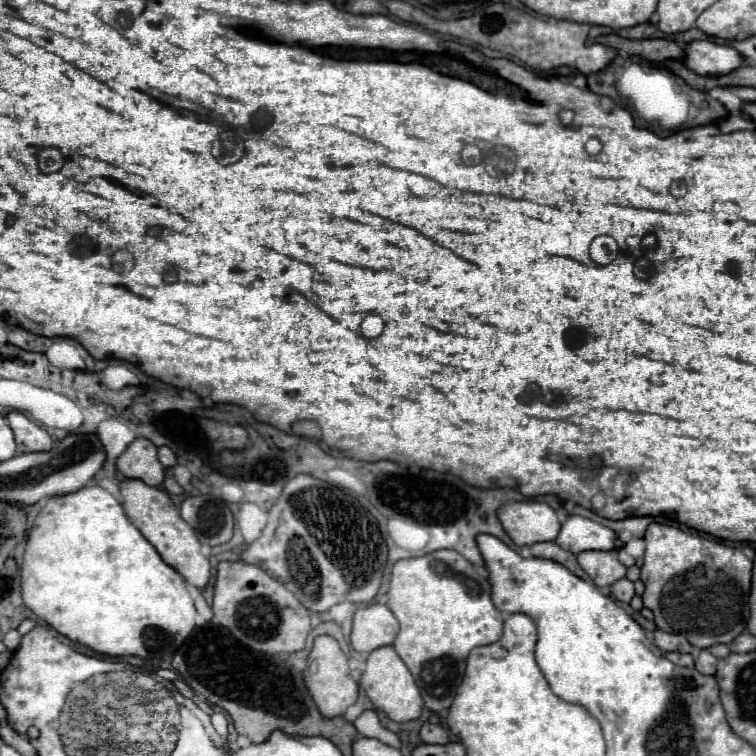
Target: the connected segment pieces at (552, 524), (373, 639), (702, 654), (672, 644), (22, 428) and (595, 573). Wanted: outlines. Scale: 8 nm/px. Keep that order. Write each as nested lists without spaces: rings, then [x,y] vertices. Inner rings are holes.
[[[515,501],[503,505],[497,515],[515,545],[555,541],[561,531],[557,513],[541,501]]]
[[[381,603],[359,607],[353,619],[351,647],[359,653],[371,653],[379,647],[391,645],[397,637],[399,623],[391,609]]]
[[[701,649],[701,651],[699,651],[699,657],[695,659],[695,669],[701,671],[703,675],[715,675],[717,657],[711,655],[707,649]]]
[[[655,631],[655,643],[661,651],[677,651],[677,653],[693,653],[695,647],[683,637],[675,633],[665,633],[665,631]]]
[[[9,411],[9,415],[3,415],[9,421],[9,427],[15,433],[17,441],[17,453],[31,453],[31,451],[49,451],[53,447],[53,439],[45,429],[41,429],[37,423],[27,419],[19,411]]]
[[[583,551],[577,559],[581,569],[595,581],[597,587],[613,585],[617,579],[623,579],[627,571],[613,551]]]

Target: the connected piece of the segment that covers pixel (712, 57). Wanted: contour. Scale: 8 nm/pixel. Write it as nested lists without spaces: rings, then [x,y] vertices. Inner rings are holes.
[[[691,41],[685,47],[685,65],[697,75],[717,77],[727,75],[743,65],[743,57],[731,45],[717,45],[713,41]]]

